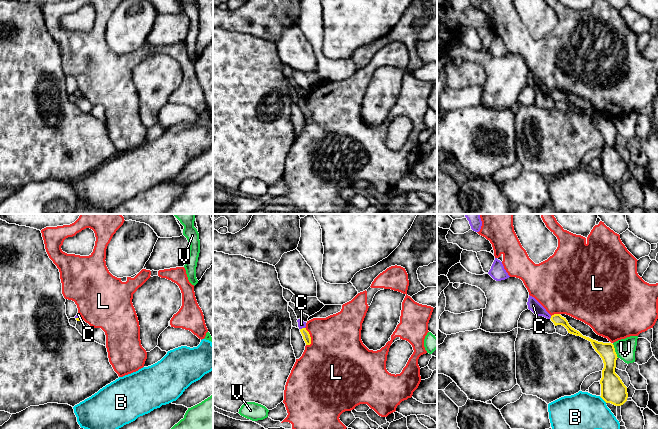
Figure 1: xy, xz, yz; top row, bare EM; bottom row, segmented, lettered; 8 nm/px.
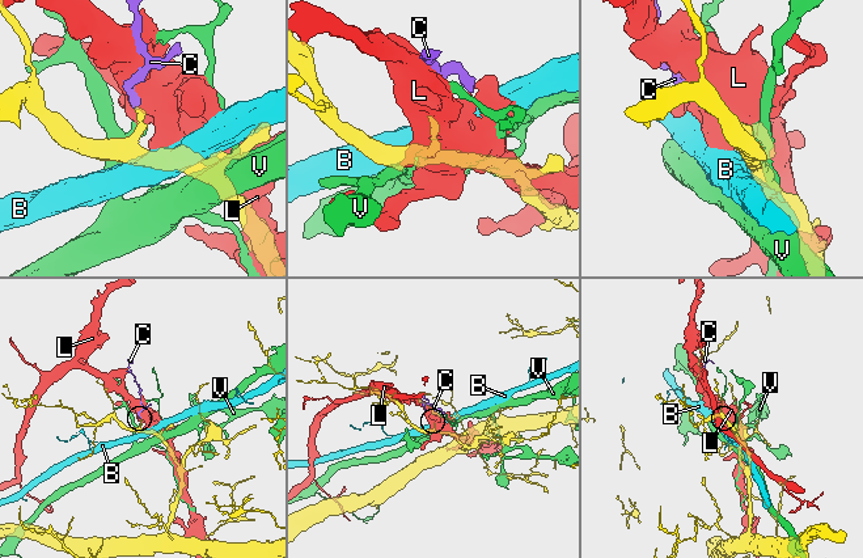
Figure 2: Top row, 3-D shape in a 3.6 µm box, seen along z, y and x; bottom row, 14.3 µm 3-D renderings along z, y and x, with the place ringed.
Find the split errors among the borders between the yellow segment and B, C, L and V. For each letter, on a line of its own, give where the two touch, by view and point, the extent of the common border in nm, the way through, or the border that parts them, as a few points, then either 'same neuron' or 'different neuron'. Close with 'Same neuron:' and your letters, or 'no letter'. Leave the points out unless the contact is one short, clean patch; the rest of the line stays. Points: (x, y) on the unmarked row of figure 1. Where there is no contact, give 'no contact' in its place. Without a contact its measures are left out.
B: meets yellow in yz at (603, 175); contact 80 nm long; different neuron
C: meets yellow in xz at (302, 104); contact 40 nm long; runs through xz (306, 112), (302, 104), (301, 100); same neuron
L: meets yellow in xz at (309, 112); contact 160 nm long; different neuron
V: meets yellow in yz at (614, 127); contact 120 nm long; different neuron
Same neuron: C

